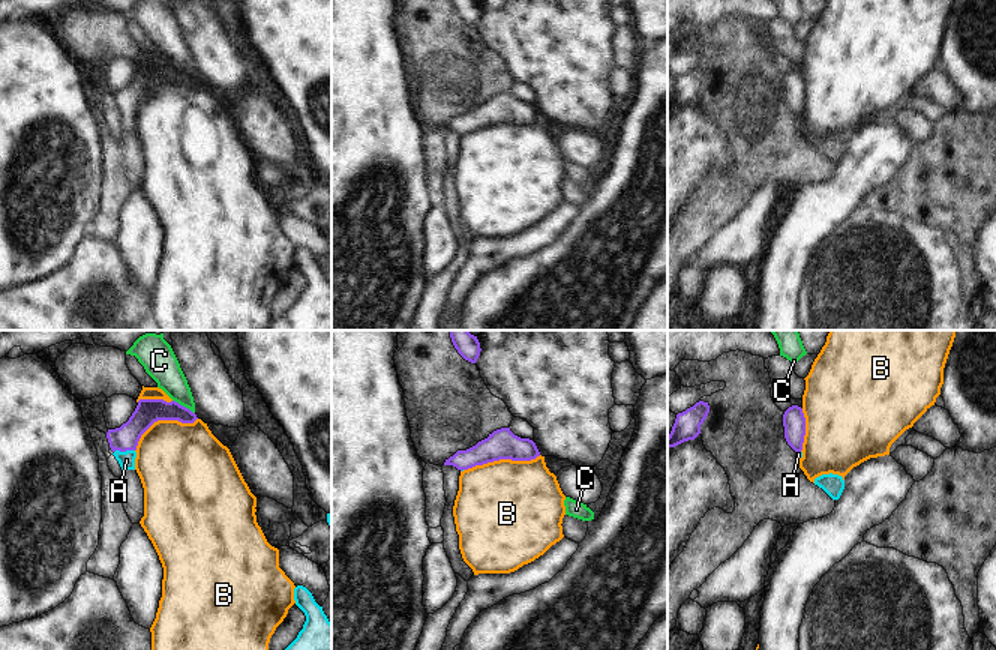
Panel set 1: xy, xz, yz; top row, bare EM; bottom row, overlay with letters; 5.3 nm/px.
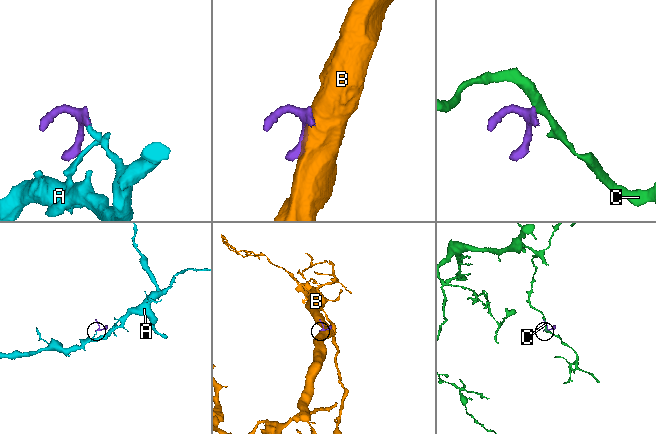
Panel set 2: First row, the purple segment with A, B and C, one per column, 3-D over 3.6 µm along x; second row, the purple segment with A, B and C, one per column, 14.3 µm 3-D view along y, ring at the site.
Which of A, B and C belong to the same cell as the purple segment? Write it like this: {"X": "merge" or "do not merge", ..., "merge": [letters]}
{"A": "merge", "B": "do not merge", "C": "do not merge", "merge": ["A"]}

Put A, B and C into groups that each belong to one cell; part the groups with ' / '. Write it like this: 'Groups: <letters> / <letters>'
Groups: A / B / C.

